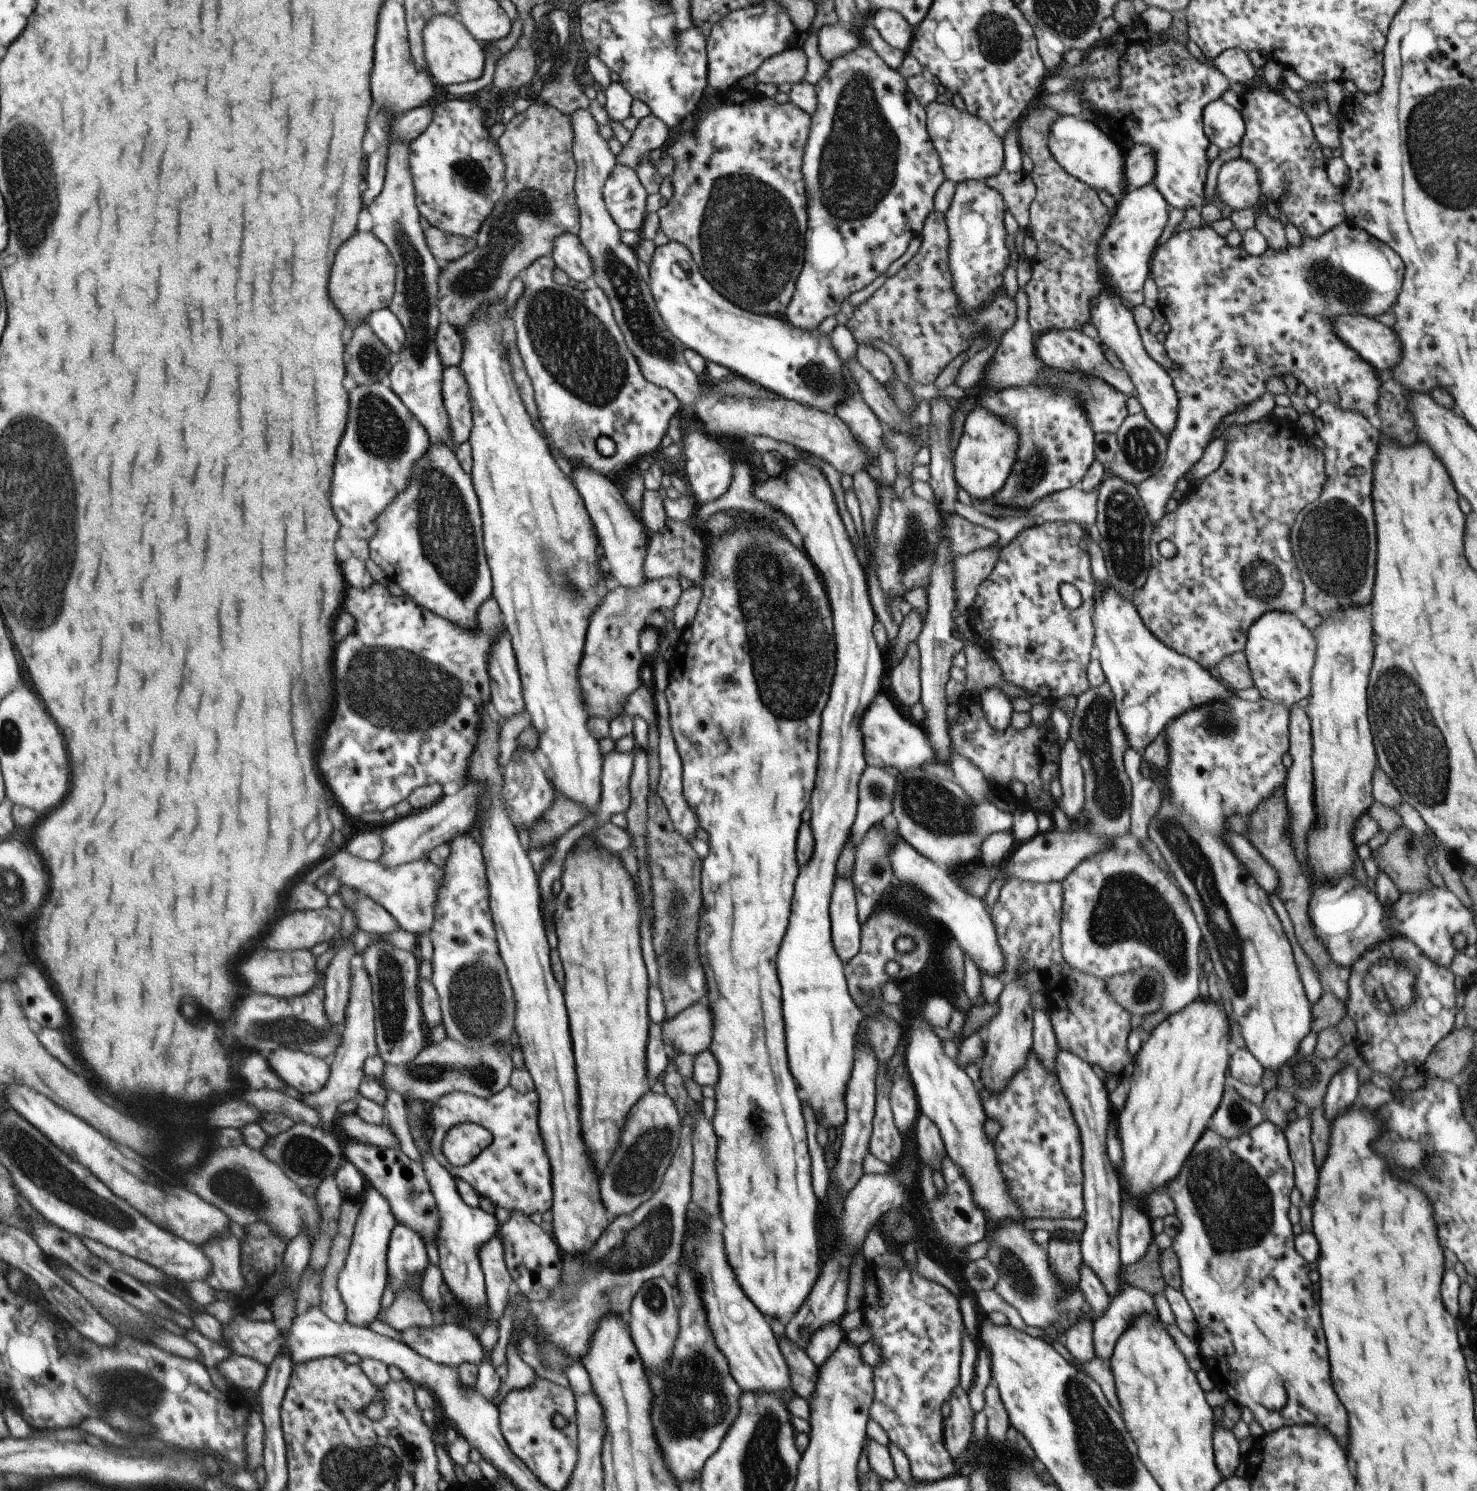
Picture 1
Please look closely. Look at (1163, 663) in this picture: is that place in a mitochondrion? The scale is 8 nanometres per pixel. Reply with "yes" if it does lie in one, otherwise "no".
no

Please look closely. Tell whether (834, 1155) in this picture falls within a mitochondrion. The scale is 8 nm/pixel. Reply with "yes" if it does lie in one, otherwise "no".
no

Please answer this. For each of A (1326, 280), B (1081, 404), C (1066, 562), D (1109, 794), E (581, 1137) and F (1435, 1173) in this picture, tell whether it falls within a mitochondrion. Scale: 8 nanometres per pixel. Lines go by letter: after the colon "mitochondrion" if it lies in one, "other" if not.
A: mitochondrion
B: other
C: mitochondrion
D: mitochondrion
E: other
F: mitochondrion

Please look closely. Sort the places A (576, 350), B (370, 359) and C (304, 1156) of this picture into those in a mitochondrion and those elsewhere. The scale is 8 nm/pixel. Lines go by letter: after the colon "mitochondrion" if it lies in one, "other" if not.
A: mitochondrion
B: mitochondrion
C: mitochondrion

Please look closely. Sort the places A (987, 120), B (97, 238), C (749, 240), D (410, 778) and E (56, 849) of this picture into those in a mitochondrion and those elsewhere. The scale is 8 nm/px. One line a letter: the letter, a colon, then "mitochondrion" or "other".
A: other
B: other
C: mitochondrion
D: other
E: other

